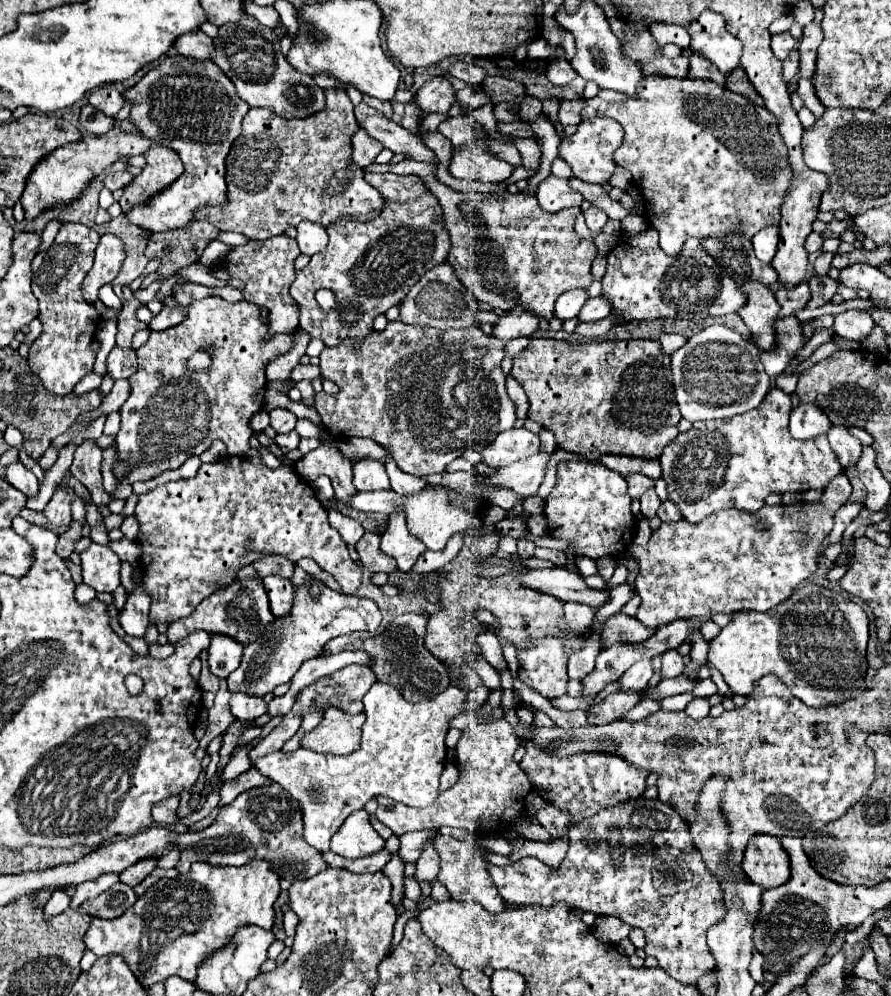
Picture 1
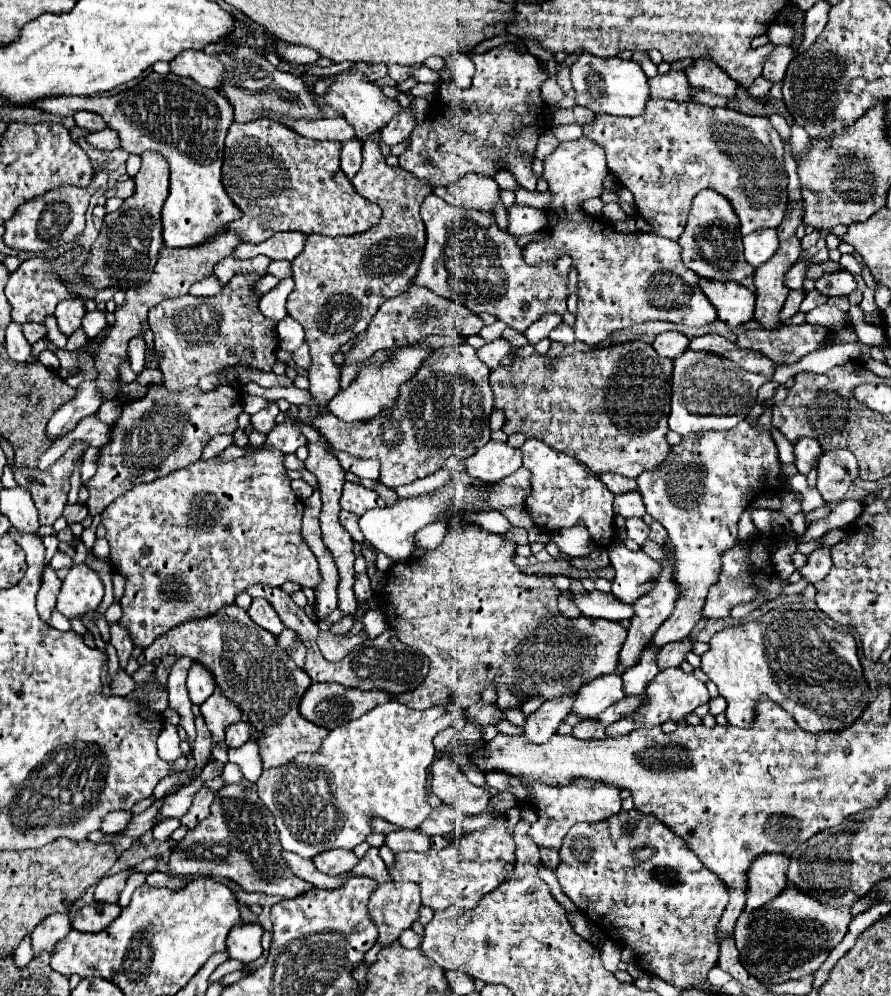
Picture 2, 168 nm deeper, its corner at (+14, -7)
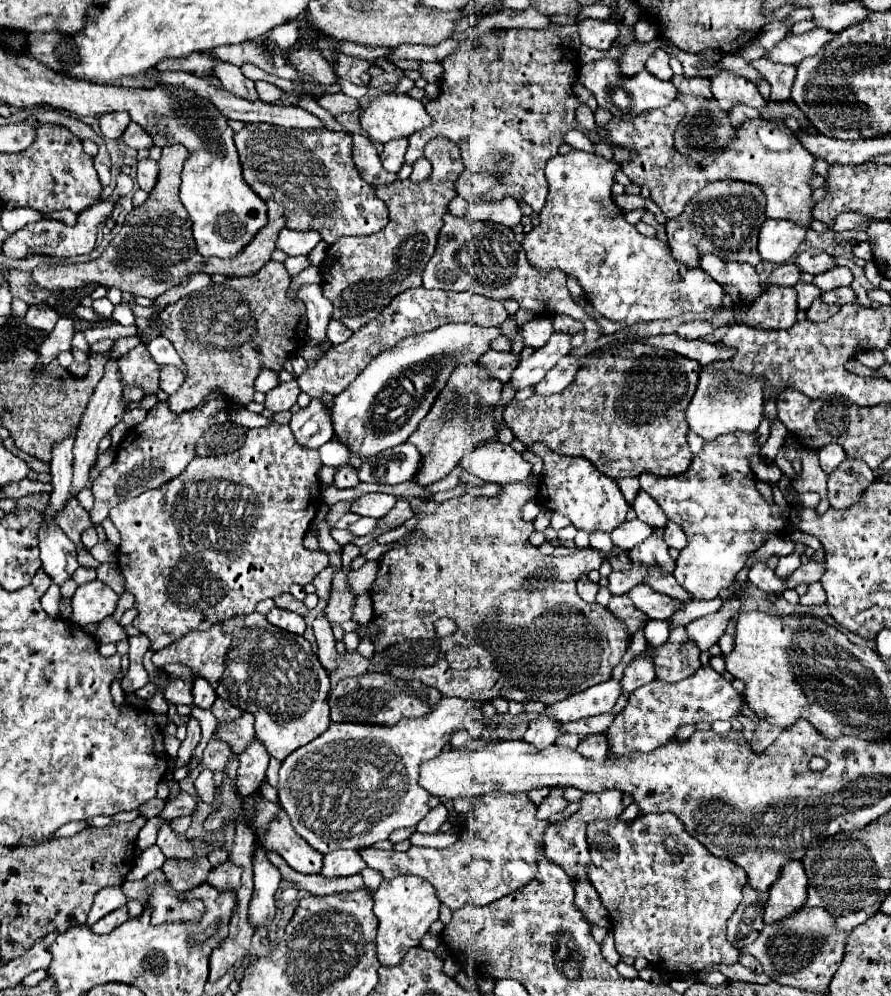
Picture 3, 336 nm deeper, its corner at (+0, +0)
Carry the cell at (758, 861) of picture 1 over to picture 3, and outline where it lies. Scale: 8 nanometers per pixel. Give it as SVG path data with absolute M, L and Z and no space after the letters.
M789 861L781 877L769 889L769 901L763 913L765 923L781 921L791 915L791 911L799 911L807 901L807 875L801 861Z

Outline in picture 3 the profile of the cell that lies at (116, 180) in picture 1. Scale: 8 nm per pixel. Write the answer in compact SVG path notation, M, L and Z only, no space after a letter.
M145 159L145 161L139 161L137 165L137 175L135 175L135 181L137 185L143 189L143 191L151 191L157 177L159 177L159 163L157 161L151 161L151 159Z

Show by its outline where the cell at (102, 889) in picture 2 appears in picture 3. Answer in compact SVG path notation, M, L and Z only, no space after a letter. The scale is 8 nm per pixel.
M107 887L103 891L97 893L95 901L93 901L93 907L87 915L87 921L85 921L85 927L91 927L95 925L95 921L99 921L101 917L105 917L107 913L119 909L121 905L127 903L127 897L123 895L121 887Z

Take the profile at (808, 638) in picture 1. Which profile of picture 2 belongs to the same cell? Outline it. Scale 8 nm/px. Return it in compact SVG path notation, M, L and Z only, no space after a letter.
M785 604L779 606L779 616L771 620L765 616L761 622L747 622L717 632L709 642L709 650L701 654L701 670L709 676L711 682L717 684L719 694L727 700L725 716L729 724L741 728L747 728L753 722L753 708L759 694L769 696L781 708L791 712L795 722L807 732L841 730L853 724L871 702L871 690L857 658L855 638L849 632L827 626L815 610L801 606L795 608Z

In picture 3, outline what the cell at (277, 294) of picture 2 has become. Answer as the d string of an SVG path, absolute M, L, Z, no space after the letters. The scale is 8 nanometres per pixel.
M323 240L316 245L313 251L308 255L311 265L320 266L322 264L328 247L329 245Z

